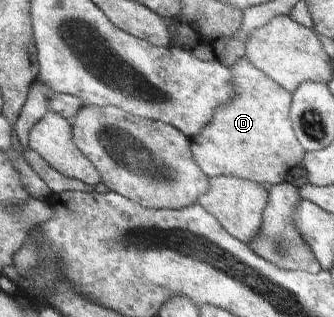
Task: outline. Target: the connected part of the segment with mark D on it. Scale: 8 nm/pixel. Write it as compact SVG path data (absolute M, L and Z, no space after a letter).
M246 55L238 58L230 68L232 85L236 88L236 94L227 103L217 106L209 123L191 139L191 143L193 143L191 145L192 158L209 178L228 175L243 177L245 180L257 181L257 183L265 181L269 181L273 185L283 183L286 181L288 171L293 166L301 164L306 154L291 129L292 94L257 69L246 58Z

